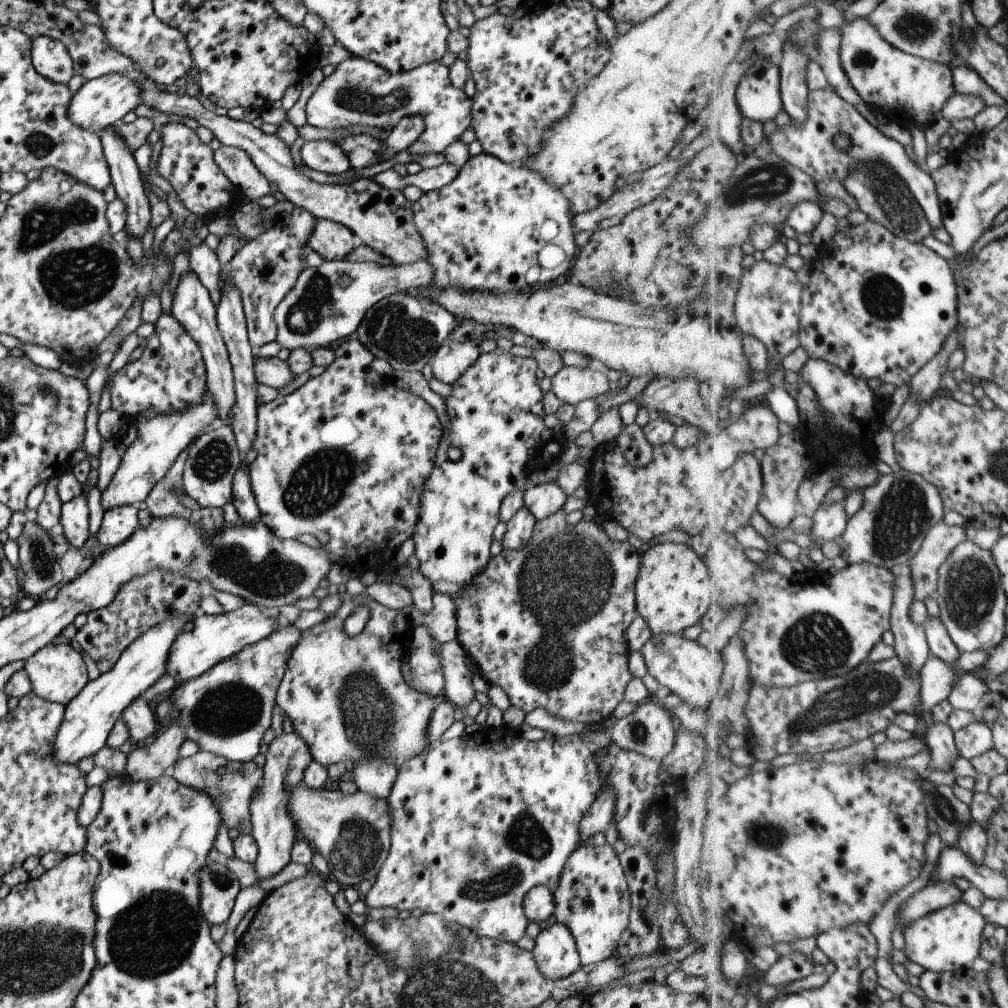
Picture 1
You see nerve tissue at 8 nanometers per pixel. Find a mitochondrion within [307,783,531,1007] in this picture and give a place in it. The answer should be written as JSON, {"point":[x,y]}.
{"point":[357,847]}

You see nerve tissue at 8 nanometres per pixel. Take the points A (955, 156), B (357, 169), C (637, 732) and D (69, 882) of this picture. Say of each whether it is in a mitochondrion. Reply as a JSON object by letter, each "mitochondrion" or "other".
{"A":"other","B":"other","C":"mitochondrion","D":"other"}

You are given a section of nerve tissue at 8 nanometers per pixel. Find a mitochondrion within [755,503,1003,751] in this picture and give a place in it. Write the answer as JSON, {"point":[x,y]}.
{"point":[872,689]}

